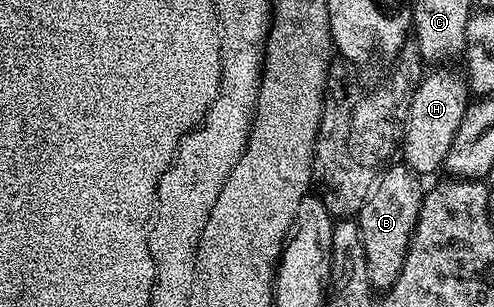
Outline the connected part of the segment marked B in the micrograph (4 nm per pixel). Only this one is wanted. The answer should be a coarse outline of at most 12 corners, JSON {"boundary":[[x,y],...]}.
{"boundary":[[392,163],[357,213],[369,282],[405,266],[424,181]]}

